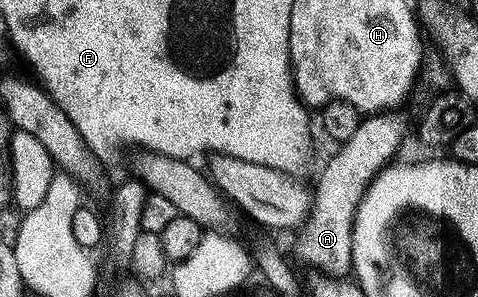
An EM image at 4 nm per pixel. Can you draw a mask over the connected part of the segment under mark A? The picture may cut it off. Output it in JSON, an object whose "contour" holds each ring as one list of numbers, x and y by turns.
{"contour":[[373,112,362,117,355,136,334,149,337,151,333,159,322,168,317,178,317,190,312,191,309,215,295,235,298,256,322,275,339,278,353,269,351,236,357,205,374,176,398,157,397,149,405,138,405,118,397,113,401,112]]}

